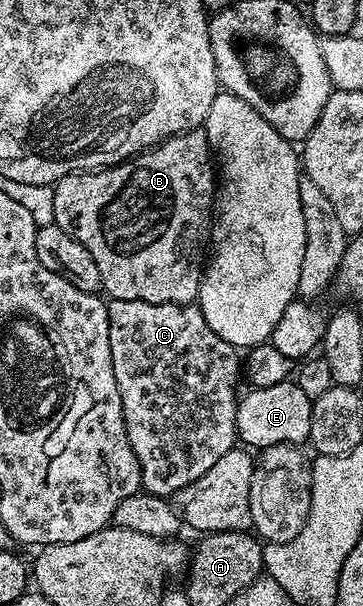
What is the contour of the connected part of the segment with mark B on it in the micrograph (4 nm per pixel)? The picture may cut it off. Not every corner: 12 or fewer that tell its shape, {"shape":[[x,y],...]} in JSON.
{"shape":[[202,128],[53,185],[112,300],[195,304]]}

